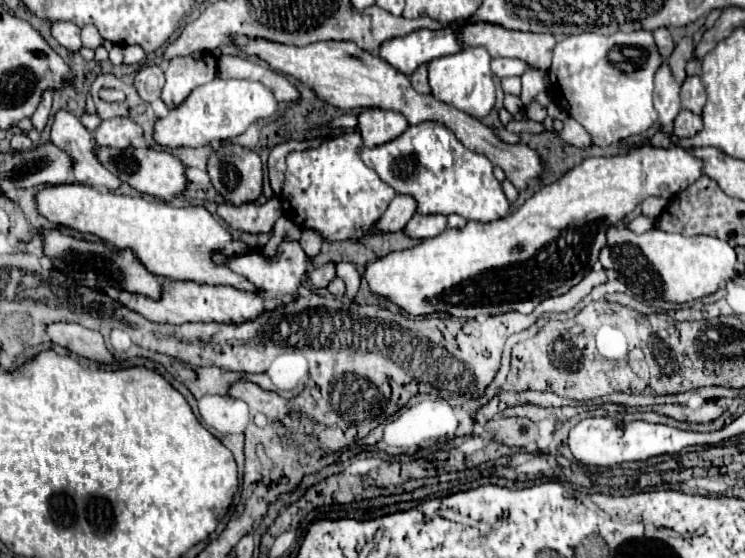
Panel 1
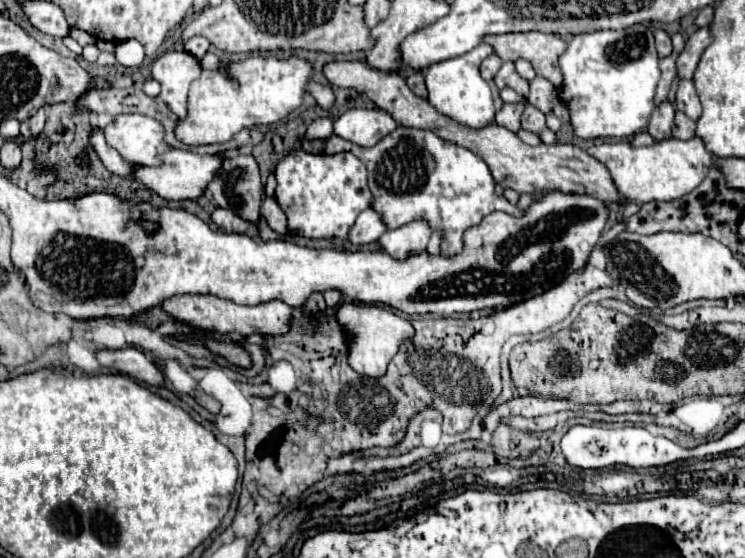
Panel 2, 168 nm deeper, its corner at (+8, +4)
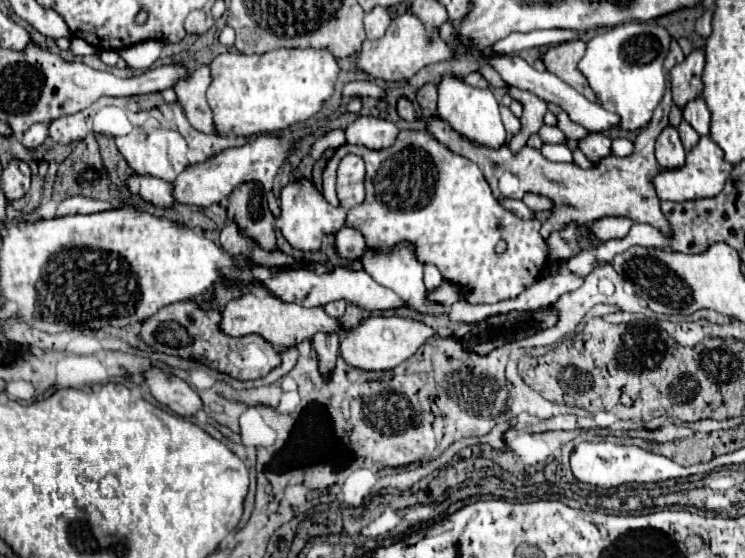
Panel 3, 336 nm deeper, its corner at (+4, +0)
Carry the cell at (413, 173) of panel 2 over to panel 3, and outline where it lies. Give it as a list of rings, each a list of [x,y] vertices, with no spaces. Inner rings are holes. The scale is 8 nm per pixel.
[[[404,130],[386,150],[370,150],[352,144],[340,146],[324,170],[324,198],[332,206],[338,206],[338,198],[330,178],[336,176],[336,168],[346,154],[358,154],[366,162],[366,198],[362,204],[350,208],[346,214],[346,226],[358,228],[362,236],[366,236],[368,250],[384,250],[402,242],[414,244],[416,258],[422,264],[434,264],[442,272],[444,280],[458,284],[470,304],[494,304],[500,300],[516,298],[544,276],[548,246],[538,234],[540,222],[536,218],[520,220],[510,210],[502,208],[486,184],[482,170],[464,156],[450,152],[434,136],[420,130]],[[498,240],[508,242],[508,250],[500,258],[494,252]]]

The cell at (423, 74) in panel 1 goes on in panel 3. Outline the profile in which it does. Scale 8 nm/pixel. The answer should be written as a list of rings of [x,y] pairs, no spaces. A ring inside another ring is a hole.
[[[426,84],[424,88],[418,90],[416,94],[416,100],[420,104],[420,108],[428,114],[434,114],[436,112],[436,102],[438,102],[438,90],[434,84]]]

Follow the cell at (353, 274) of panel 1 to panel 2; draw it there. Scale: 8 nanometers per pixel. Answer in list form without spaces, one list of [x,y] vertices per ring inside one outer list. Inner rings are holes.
[[[346,302],[346,304],[338,306],[336,316],[338,316],[338,322],[348,330],[348,334],[352,338],[350,356],[348,356],[350,366],[356,372],[360,372],[364,376],[372,376],[372,378],[378,378],[386,372],[386,366],[392,360],[392,356],[396,354],[400,342],[406,338],[412,338],[412,334],[414,334],[410,320],[396,316],[394,312],[388,312],[378,304]]]

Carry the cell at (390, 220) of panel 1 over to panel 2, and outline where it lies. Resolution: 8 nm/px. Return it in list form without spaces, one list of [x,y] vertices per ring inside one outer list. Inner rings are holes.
[[[368,208],[356,218],[356,224],[350,230],[348,240],[352,244],[368,244],[378,240],[384,232],[386,232],[386,224],[382,220],[382,214],[378,214],[374,208]]]

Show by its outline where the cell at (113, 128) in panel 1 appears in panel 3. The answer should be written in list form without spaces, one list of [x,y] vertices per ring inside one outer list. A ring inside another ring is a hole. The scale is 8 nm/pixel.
[[[134,128],[128,136],[116,138],[116,146],[122,152],[122,156],[128,160],[128,164],[142,176],[158,176],[166,182],[174,182],[180,172],[188,168],[188,146],[186,140],[180,136],[180,132],[168,130],[168,128]]]

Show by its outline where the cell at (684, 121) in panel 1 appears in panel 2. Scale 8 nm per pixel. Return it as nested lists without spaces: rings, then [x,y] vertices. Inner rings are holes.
[[[676,112],[676,122],[674,122],[674,128],[672,128],[672,138],[690,140],[690,138],[694,138],[694,130],[696,130],[696,122],[690,120],[684,112]]]

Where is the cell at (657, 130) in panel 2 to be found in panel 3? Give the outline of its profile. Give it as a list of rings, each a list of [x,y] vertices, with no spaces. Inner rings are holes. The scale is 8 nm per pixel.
[[[666,126],[656,140],[656,160],[662,170],[676,170],[682,168],[686,162],[686,150],[680,142],[678,130]]]

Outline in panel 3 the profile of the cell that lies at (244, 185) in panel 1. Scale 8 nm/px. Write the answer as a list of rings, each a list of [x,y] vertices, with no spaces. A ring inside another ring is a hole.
[[[248,182],[238,186],[228,198],[228,220],[236,222],[246,236],[250,236],[260,248],[268,252],[276,250],[274,216],[266,202],[262,184]]]

